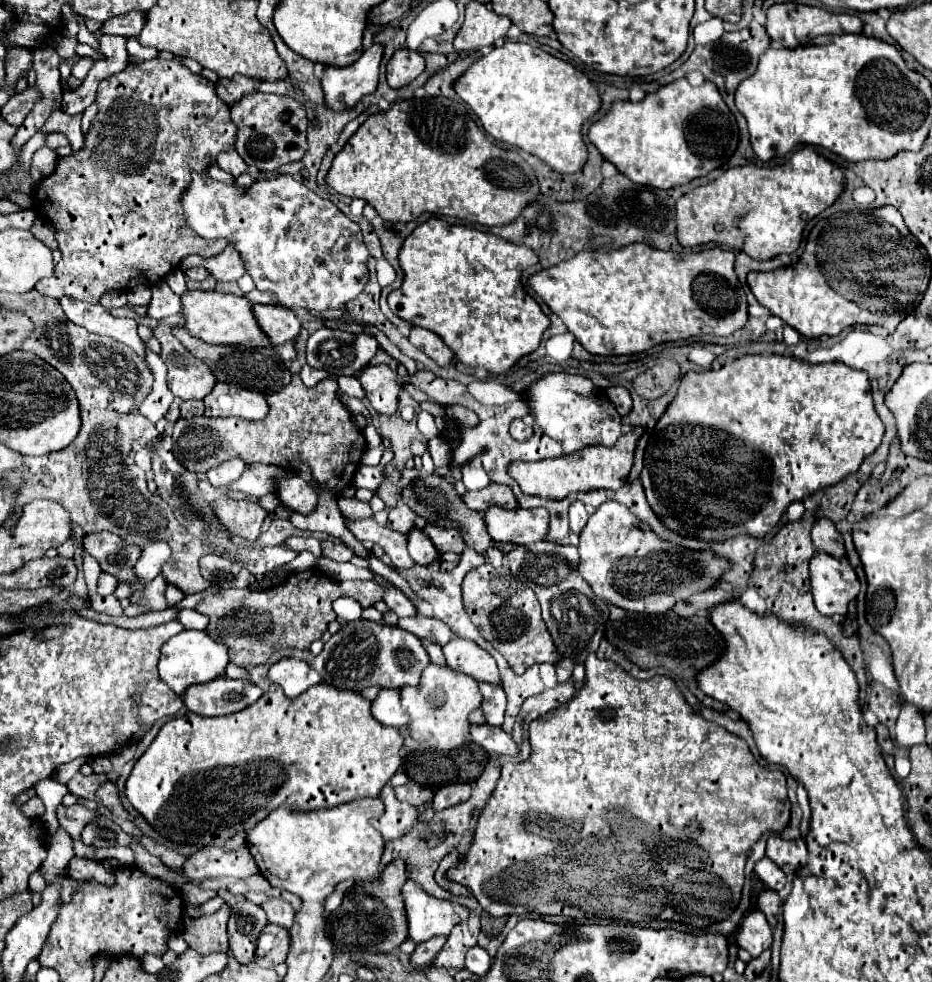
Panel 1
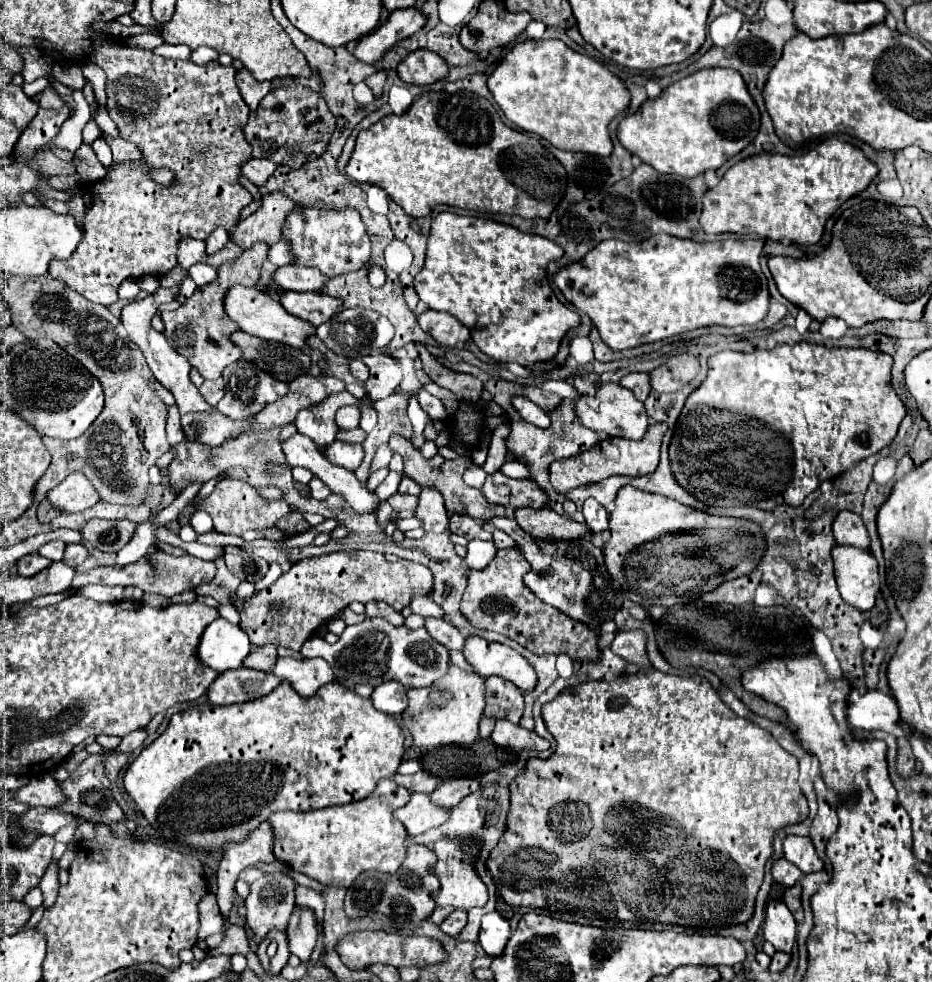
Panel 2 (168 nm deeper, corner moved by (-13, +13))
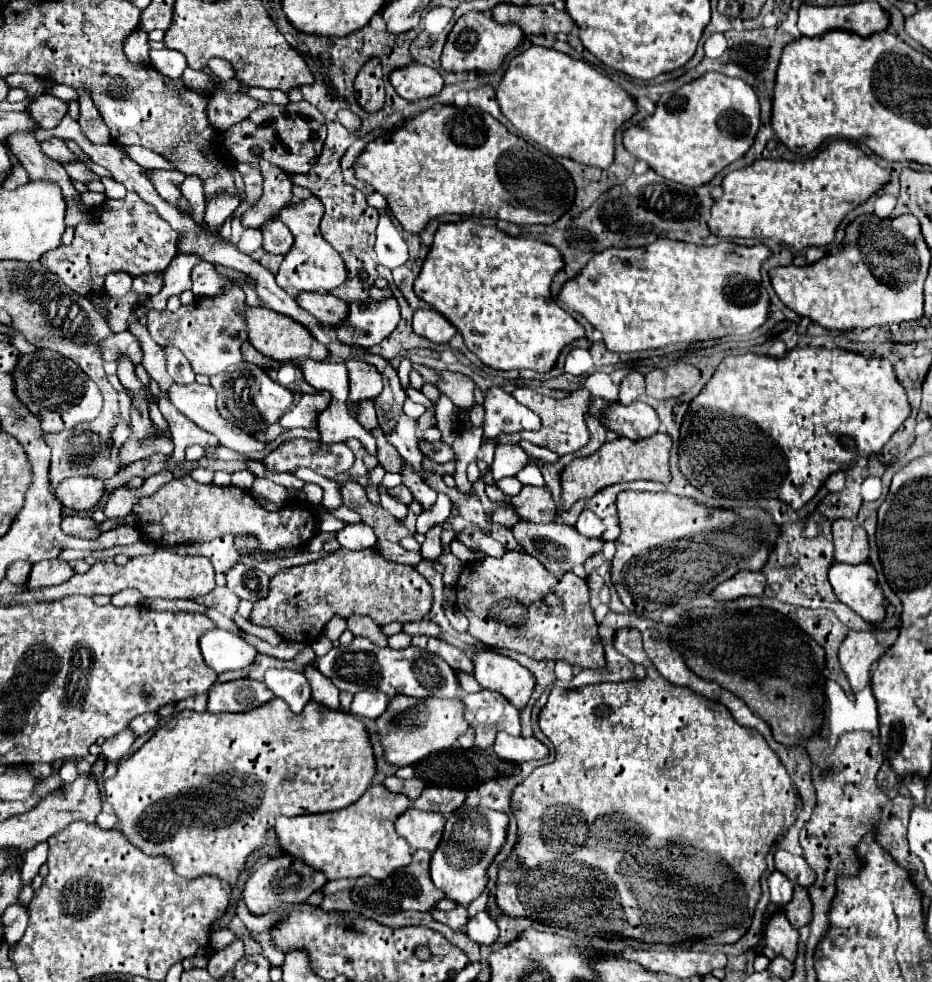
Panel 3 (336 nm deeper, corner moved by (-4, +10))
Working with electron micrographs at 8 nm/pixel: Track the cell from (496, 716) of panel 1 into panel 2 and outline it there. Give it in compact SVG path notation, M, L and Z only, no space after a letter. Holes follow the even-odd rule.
M498 676L486 680L486 708L484 716L494 720L510 720L514 724L520 722L524 712L524 696L510 684L508 680L502 680Z

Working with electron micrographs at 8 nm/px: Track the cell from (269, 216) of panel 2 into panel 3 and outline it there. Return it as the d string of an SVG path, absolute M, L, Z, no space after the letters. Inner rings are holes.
M263 161L261 171L263 171L263 179L265 179L263 195L253 207L249 207L241 215L241 225L245 229L259 229L265 221L277 217L279 211L293 201L293 195L291 195L293 183L289 183L291 179L283 169Z

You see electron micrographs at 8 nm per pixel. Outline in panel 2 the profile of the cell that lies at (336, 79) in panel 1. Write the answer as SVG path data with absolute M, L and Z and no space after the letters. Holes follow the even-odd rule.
M410 6L406 10L394 10L390 18L380 28L364 36L352 52L362 62L376 64L386 50L390 50L396 42L412 36L414 32L420 32L426 26L426 22L428 16L416 6Z

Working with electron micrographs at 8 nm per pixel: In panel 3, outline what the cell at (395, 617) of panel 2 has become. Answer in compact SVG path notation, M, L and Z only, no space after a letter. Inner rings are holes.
M351 615L347 619L347 627L351 629L353 635L365 635L369 637L371 641L379 643L381 647L387 645L387 635L383 633L381 625L377 625L371 617L365 617L365 615Z

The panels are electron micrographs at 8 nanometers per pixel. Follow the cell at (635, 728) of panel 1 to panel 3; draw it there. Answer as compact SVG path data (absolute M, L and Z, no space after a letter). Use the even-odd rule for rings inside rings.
M631 627L619 629L619 631L615 633L615 641L613 641L613 643L615 643L615 647L617 647L619 651L623 651L623 655L627 655L635 665L643 665L645 671L647 671L647 675L645 675L645 679L633 679L633 681L618 683L601 682L595 683L595 685L585 685L585 687L579 687L579 689L561 689L561 687L553 687L553 689L551 689L549 699L547 699L547 705L545 705L545 707L541 709L541 713L539 713L539 727L541 727L541 731L547 735L547 739L555 745L555 761L549 763L549 765L537 767L521 785L515 787L515 791L513 791L513 795L511 795L511 813L513 813L515 819L517 819L517 843L515 843L511 855L499 865L497 893L495 893L497 905L499 905L499 909L501 909L505 915L509 915L509 917L519 917L519 915L521 915L521 917L529 917L529 919L533 919L533 921L545 923L545 925L553 925L553 927L561 927L561 929L571 929L571 931L575 931L575 933L591 935L591 937L603 933L603 935L609 935L609 937L613 937L613 939L623 937L623 939L637 939L637 941L643 941L643 943L673 943L673 945L695 945L695 943L705 943L705 941L711 941L713 945L715 945L715 943L735 943L735 941L739 941L739 939L745 935L745 931L749 929L751 917L753 917L753 911L755 911L755 905L757 905L757 901L759 901L759 897L761 897L761 883L759 883L759 879L761 879L761 875L763 875L763 871L765 871L765 867L767 867L767 865L765 865L765 855L769 853L771 843L773 843L779 835L783 835L783 833L795 823L795 819L797 819L797 815L799 815L799 811L801 811L799 793L797 793L797 789L795 789L795 785L793 785L793 781L791 781L791 777L789 777L785 765L781 763L781 759L777 757L777 753L767 745L767 741L763 739L763 735L761 735L759 731L739 725L739 723L731 717L729 709L727 709L725 705L721 705L719 701L711 701L711 699L707 699L707 697L703 697L703 695L691 691L689 687L671 685L667 679L663 679L663 677L659 675L659 671L653 667L653 663L647 659L645 651L643 651L641 631L639 631L639 629L631 629Z

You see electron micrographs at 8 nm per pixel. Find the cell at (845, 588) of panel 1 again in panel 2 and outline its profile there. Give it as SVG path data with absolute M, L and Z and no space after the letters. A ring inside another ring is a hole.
M834 546L832 550L838 590L846 604L858 610L870 610L880 592L878 562L868 550Z

